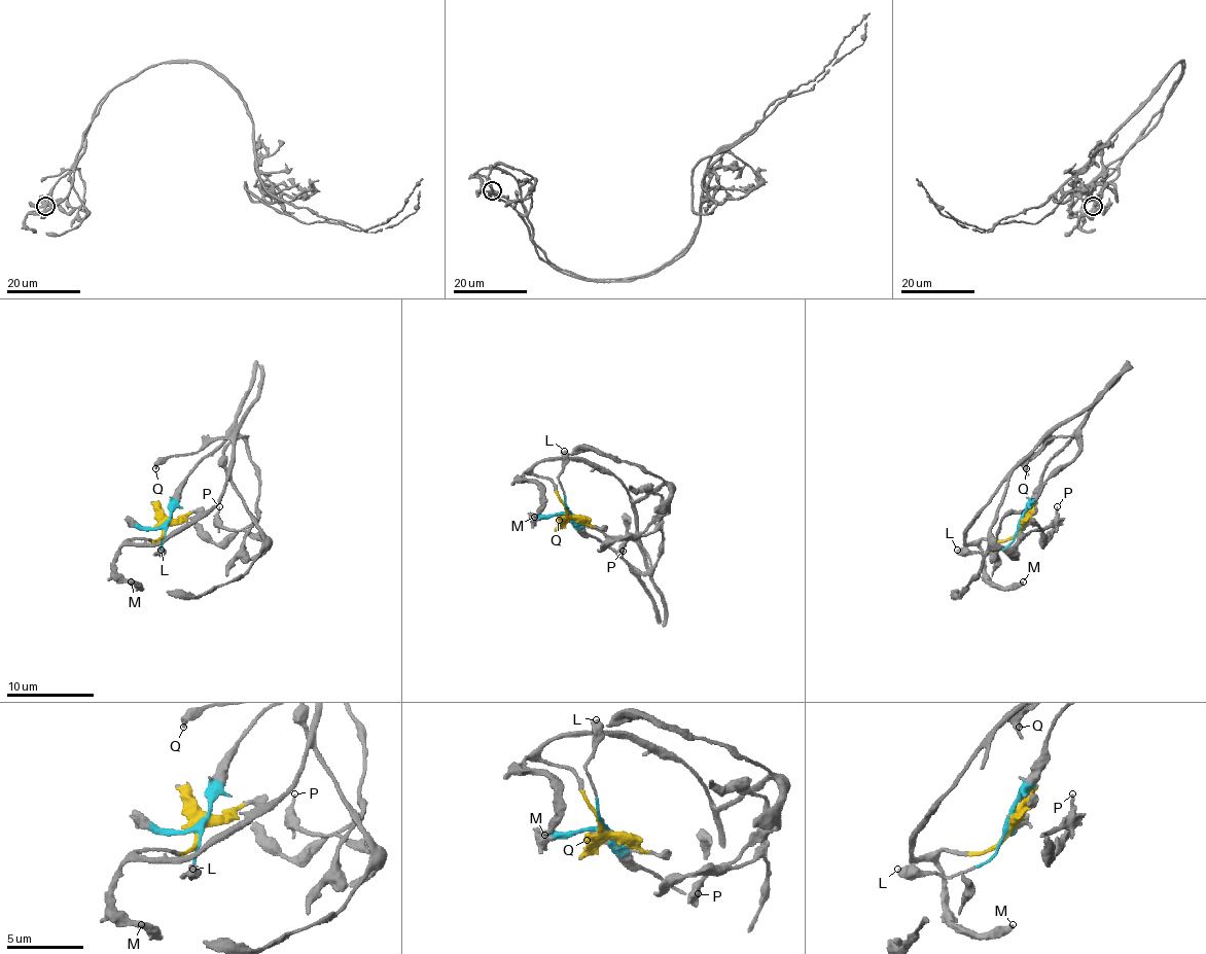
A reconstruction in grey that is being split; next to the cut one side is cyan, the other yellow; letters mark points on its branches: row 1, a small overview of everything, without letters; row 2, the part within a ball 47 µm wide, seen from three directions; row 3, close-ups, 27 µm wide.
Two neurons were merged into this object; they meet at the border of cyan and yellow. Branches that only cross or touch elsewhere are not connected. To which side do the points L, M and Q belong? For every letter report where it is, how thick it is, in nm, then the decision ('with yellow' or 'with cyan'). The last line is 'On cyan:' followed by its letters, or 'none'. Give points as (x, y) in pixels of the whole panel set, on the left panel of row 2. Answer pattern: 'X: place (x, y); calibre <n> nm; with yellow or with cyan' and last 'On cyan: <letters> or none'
L: place (161, 550); calibre 550 nm; with cyan
M: place (131, 581); calibre 320 nm; with yellow
Q: place (155, 468); calibre 400 nm; with yellow
On cyan: L

